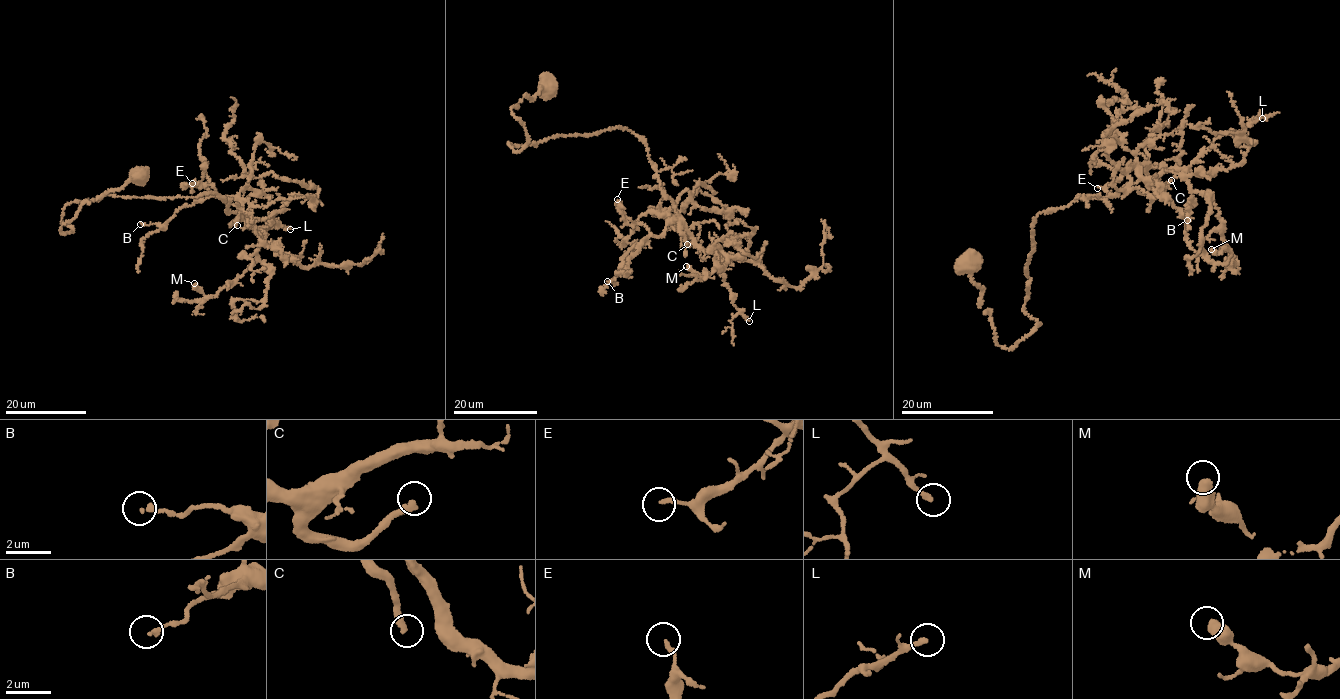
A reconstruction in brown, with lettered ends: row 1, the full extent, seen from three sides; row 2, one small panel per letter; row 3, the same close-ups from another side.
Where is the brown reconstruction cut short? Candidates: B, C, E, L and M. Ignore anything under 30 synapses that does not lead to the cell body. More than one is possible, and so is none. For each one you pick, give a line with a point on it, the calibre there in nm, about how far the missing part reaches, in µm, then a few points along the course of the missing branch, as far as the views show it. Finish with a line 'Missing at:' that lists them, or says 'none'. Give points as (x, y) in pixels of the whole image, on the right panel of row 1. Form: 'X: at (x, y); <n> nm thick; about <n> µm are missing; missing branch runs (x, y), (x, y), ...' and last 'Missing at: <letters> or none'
C: at (1171, 180); 280 nm thick; about 100 µm are missing
Missing at: C

